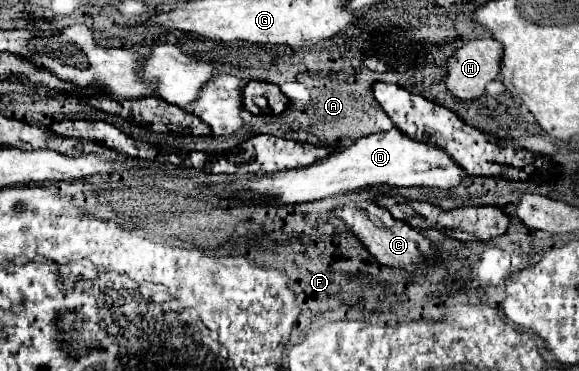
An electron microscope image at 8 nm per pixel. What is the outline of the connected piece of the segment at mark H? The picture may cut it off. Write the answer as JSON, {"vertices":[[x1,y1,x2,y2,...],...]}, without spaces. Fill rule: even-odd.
{"vertices":[[491,36,471,40,447,62,447,88,461,100,475,100,485,92,487,82,499,76,503,44]]}

